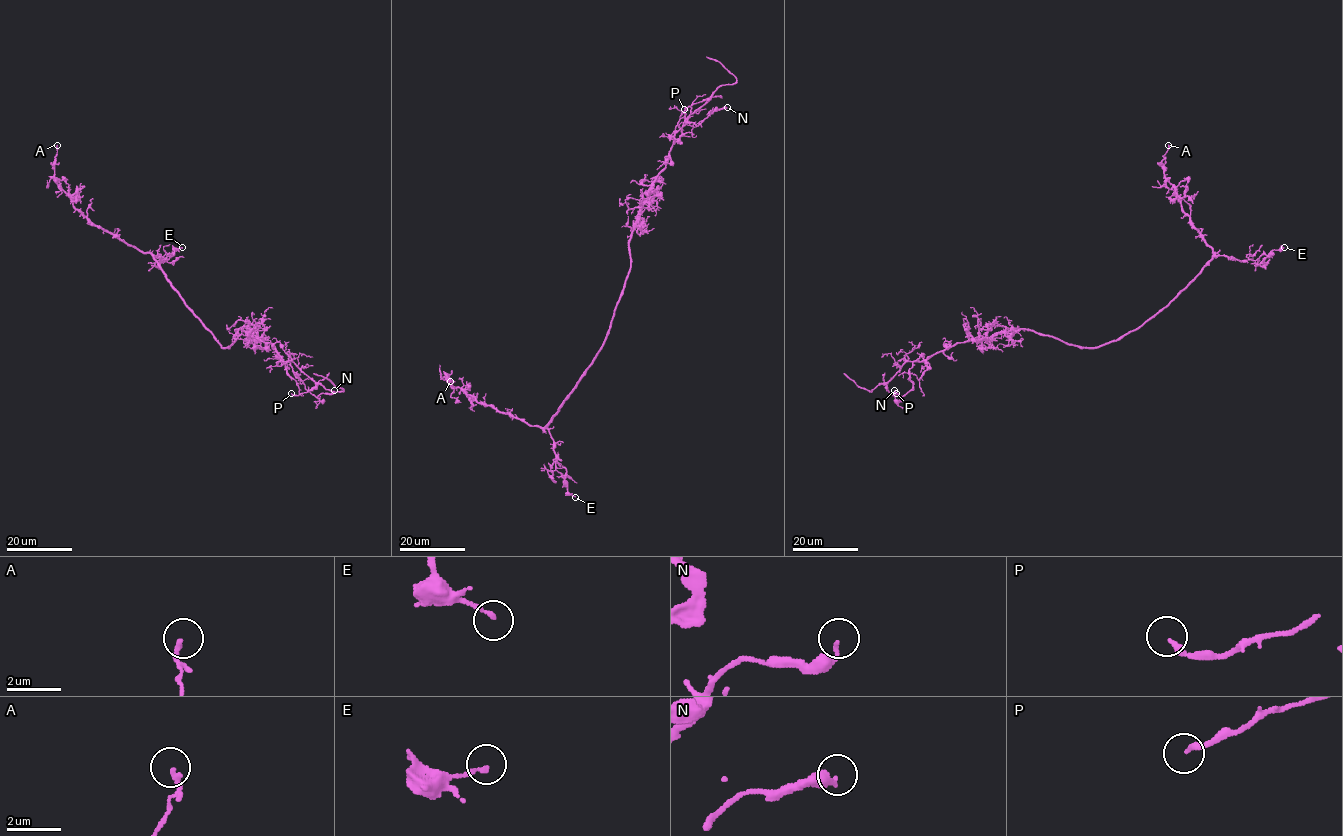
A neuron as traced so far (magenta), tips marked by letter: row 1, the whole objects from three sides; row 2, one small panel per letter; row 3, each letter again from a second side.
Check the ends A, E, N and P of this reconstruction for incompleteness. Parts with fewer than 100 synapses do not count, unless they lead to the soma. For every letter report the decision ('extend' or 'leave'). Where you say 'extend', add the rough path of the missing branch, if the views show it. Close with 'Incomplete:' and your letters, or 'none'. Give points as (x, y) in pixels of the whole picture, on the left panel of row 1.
A: leave
E: leave
N: leave
P: leave
Incomplete: none

